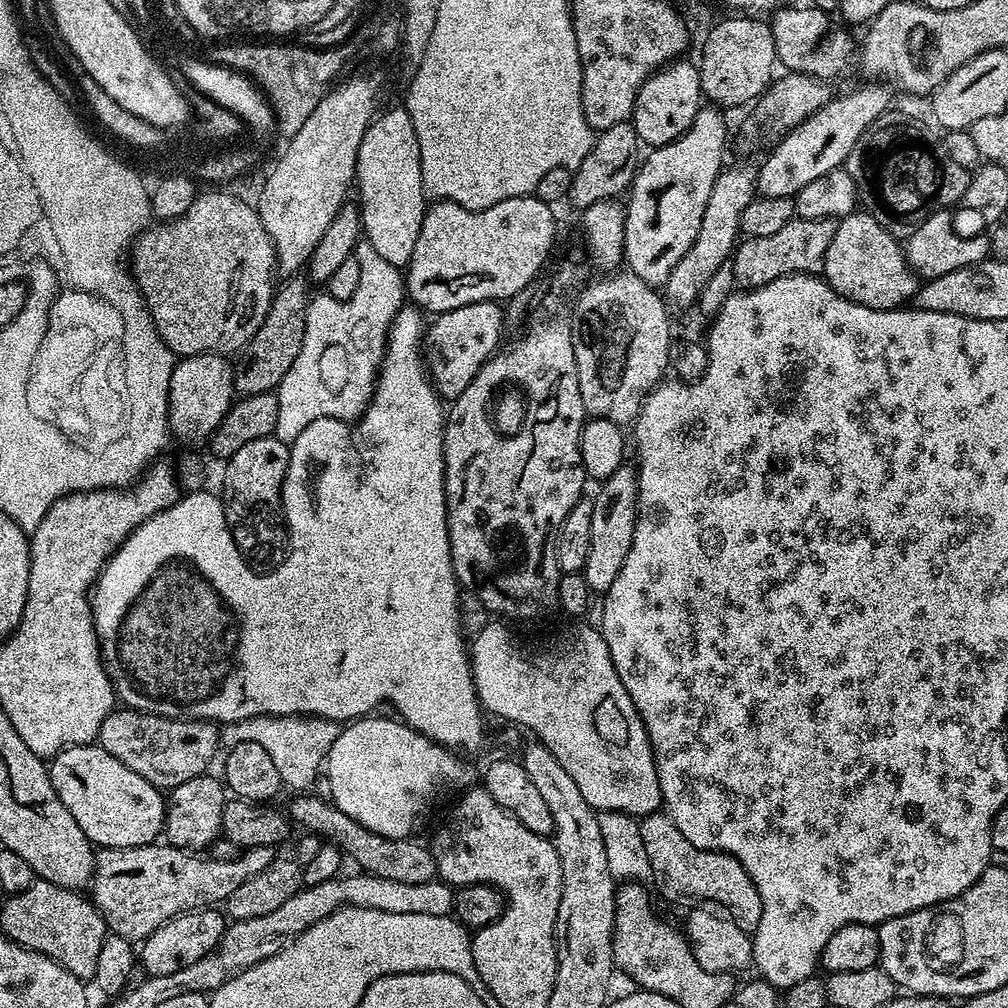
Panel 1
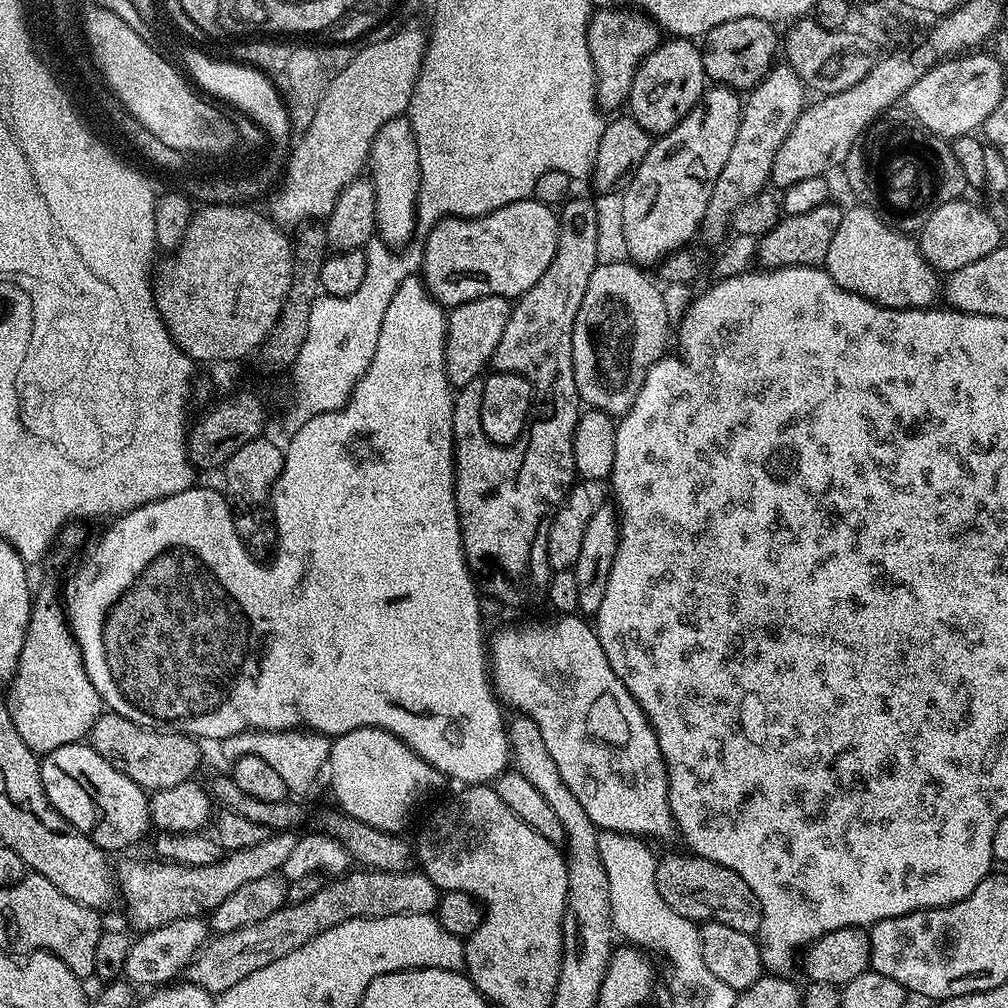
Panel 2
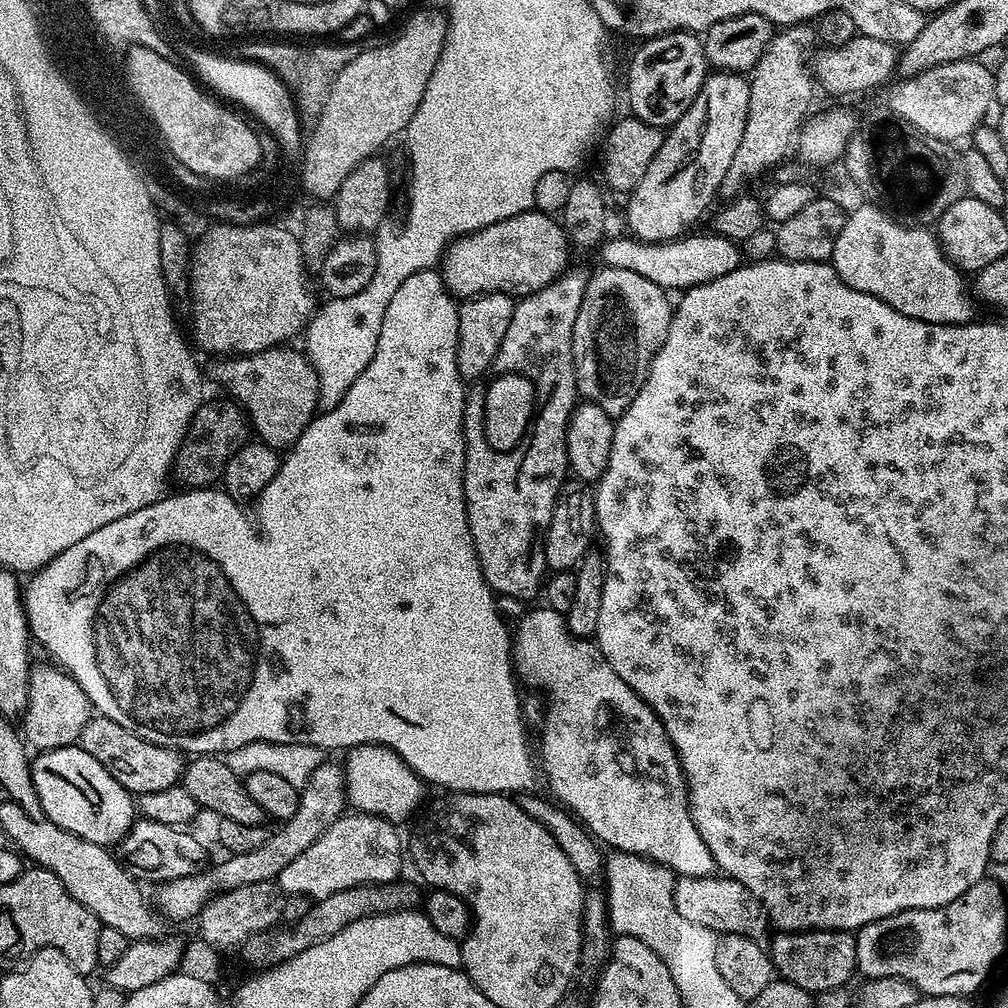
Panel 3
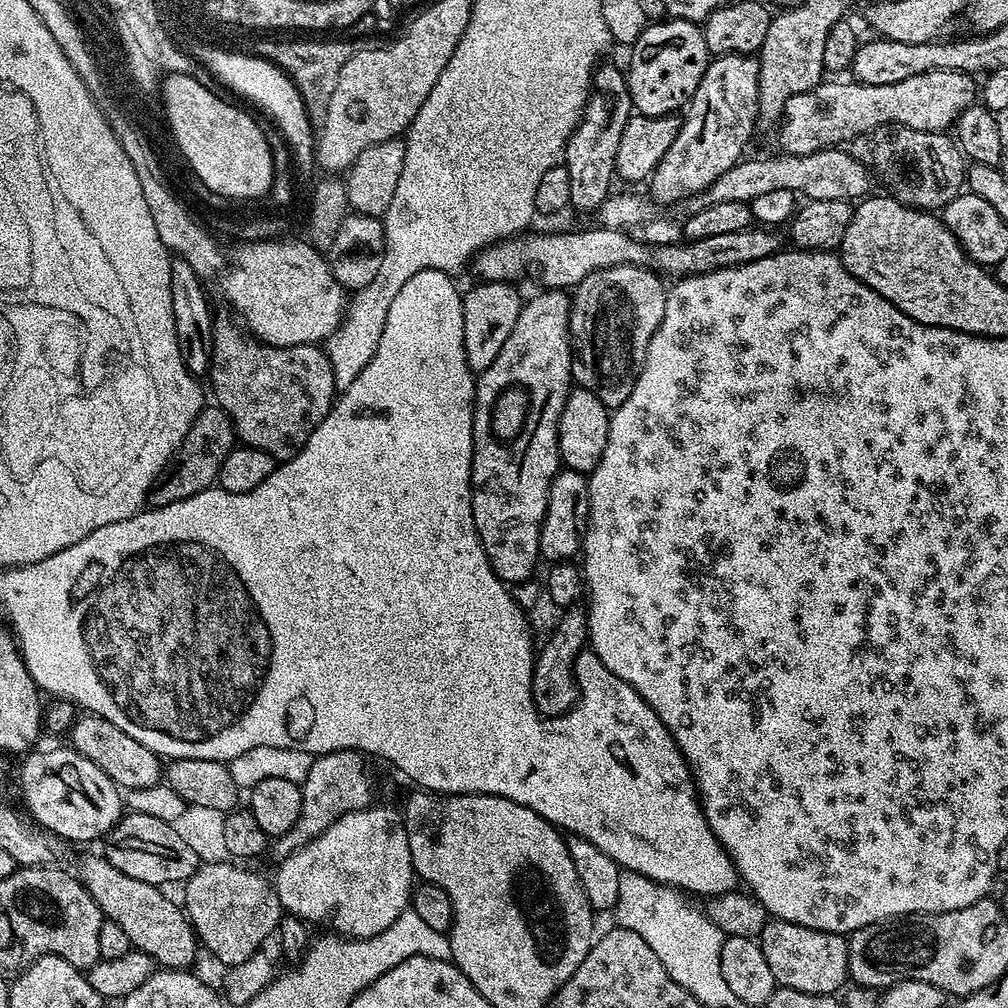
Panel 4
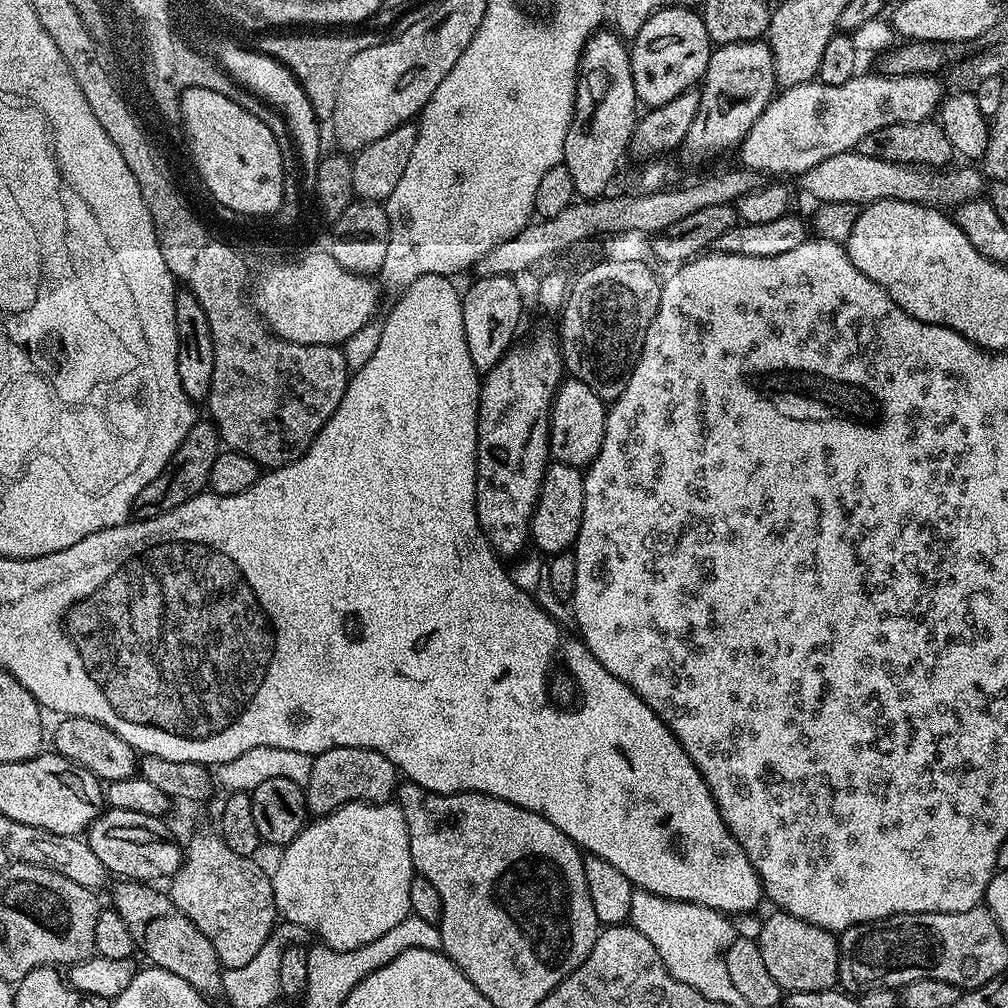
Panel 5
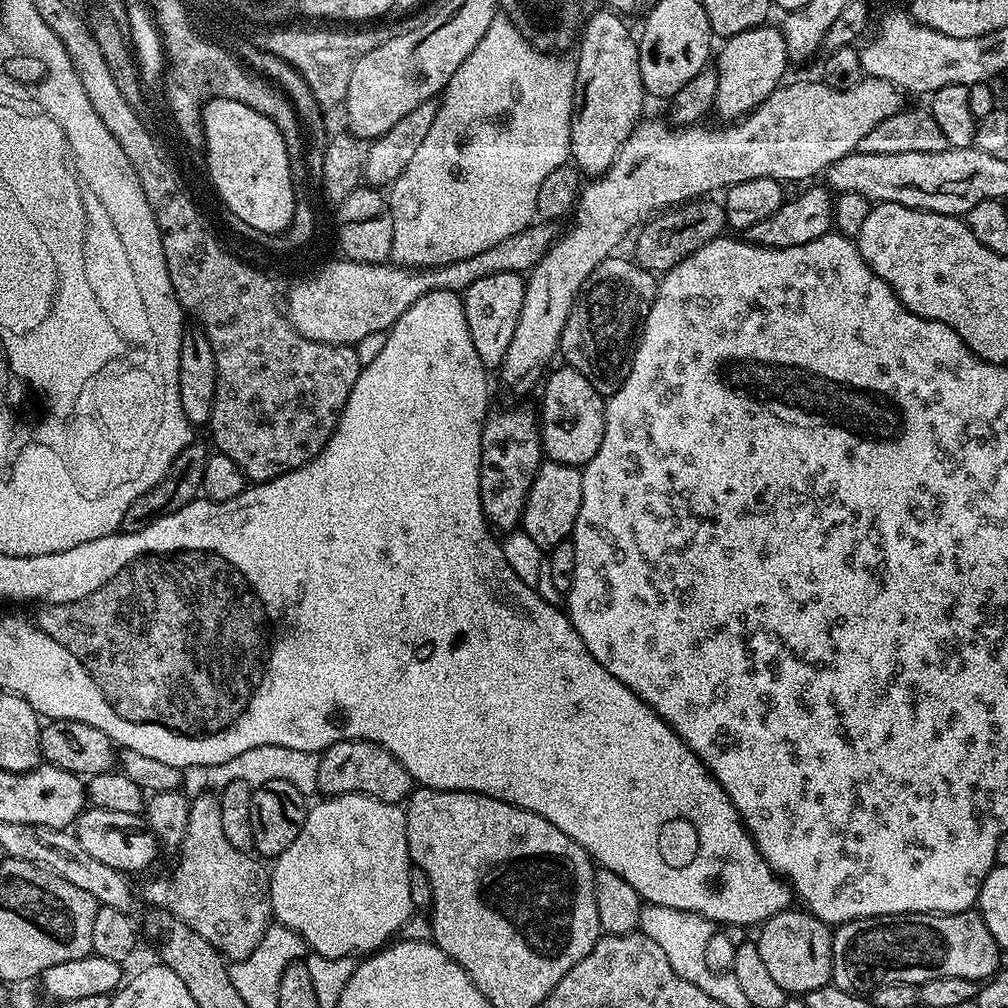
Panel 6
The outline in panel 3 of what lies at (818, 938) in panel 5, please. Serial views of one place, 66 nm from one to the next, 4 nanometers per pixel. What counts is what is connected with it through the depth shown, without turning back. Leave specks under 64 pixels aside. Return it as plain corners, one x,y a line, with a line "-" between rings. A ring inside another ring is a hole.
813,930
811,932
775,933
772,945
767,945
768,957
772,959
775,975
781,980
794,982
802,990
819,994
826,990
843,988
856,971
856,938
848,930

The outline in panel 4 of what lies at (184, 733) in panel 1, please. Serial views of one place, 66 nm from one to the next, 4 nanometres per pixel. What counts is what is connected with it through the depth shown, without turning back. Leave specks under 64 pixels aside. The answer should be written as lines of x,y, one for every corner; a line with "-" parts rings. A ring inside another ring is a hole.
80,714
72,721
70,729
70,746
82,758
90,758
98,770
102,770
121,789
149,788
162,780
162,760
150,751
142,742
134,742
126,730
118,730
114,722
106,722
106,718
91,714

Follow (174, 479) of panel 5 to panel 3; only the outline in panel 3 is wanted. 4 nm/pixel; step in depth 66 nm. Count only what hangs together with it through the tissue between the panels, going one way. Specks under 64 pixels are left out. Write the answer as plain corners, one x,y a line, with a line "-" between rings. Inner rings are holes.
231,398
223,399
209,399
201,404
182,438
180,448
176,451
175,475
180,475
180,480
184,483
181,485
187,486
189,489
215,485
223,477
228,459
243,444
249,443
250,425
244,409

